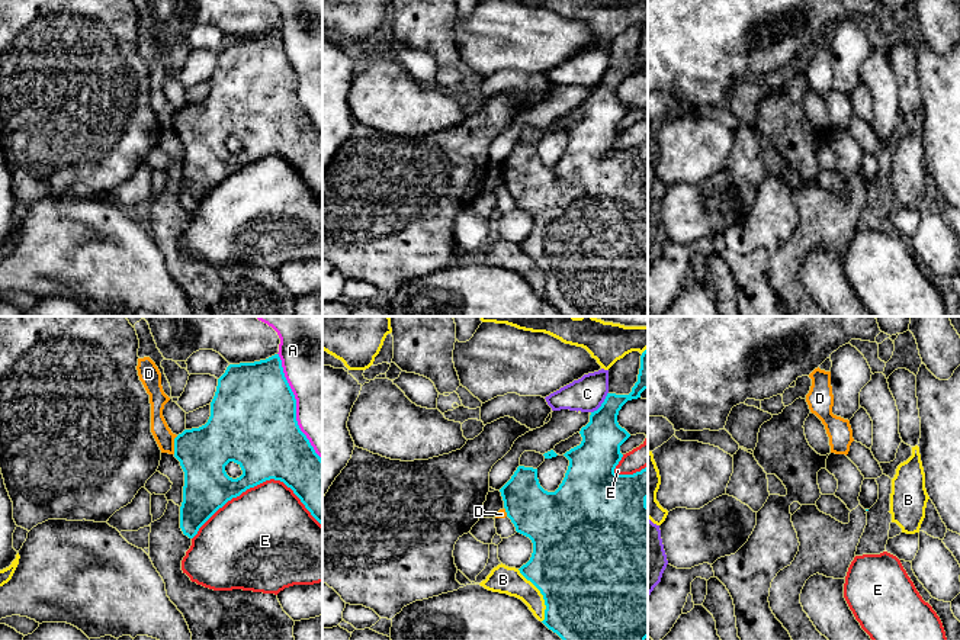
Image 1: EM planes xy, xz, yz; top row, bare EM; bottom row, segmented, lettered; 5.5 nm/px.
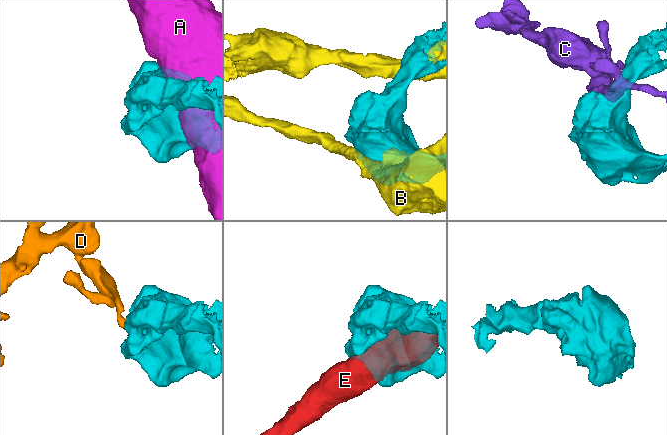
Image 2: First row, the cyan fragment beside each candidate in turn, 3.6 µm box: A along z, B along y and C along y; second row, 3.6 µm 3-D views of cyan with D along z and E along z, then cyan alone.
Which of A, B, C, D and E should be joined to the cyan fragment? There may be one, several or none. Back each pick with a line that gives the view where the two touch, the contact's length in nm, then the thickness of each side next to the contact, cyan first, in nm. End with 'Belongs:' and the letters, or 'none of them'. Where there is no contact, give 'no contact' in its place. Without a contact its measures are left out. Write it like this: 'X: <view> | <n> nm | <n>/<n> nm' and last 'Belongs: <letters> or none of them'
Belongs: none of them

